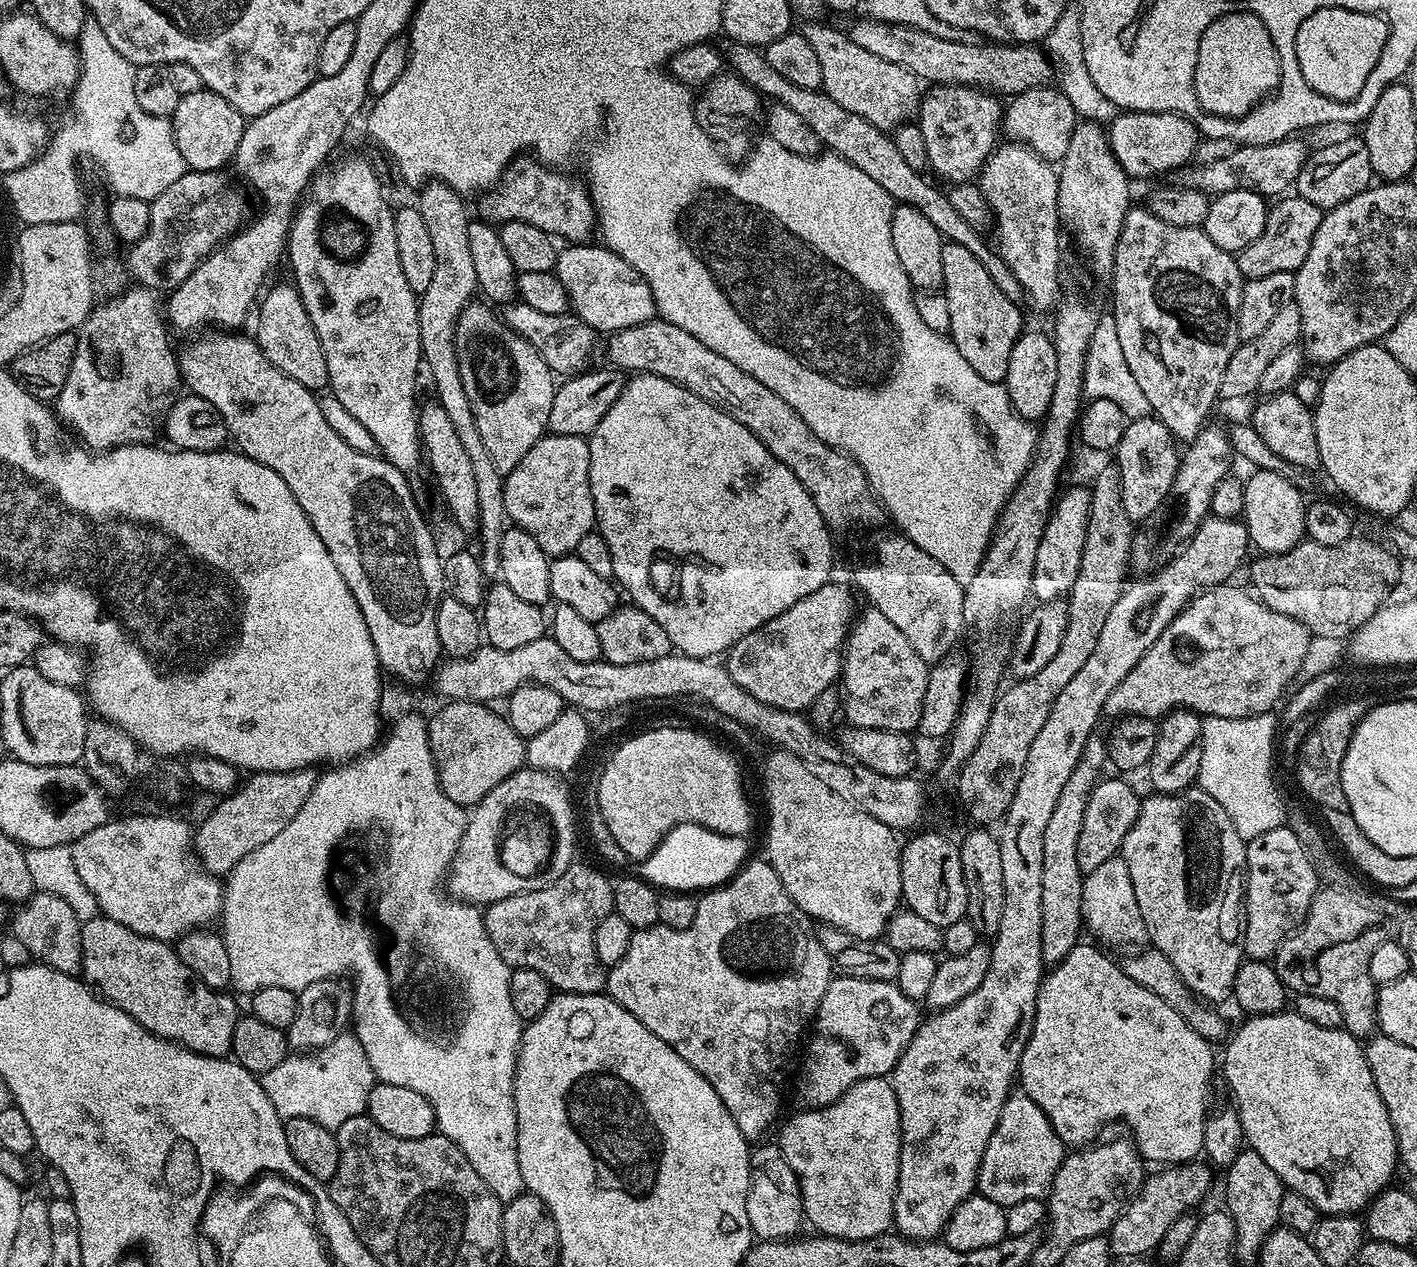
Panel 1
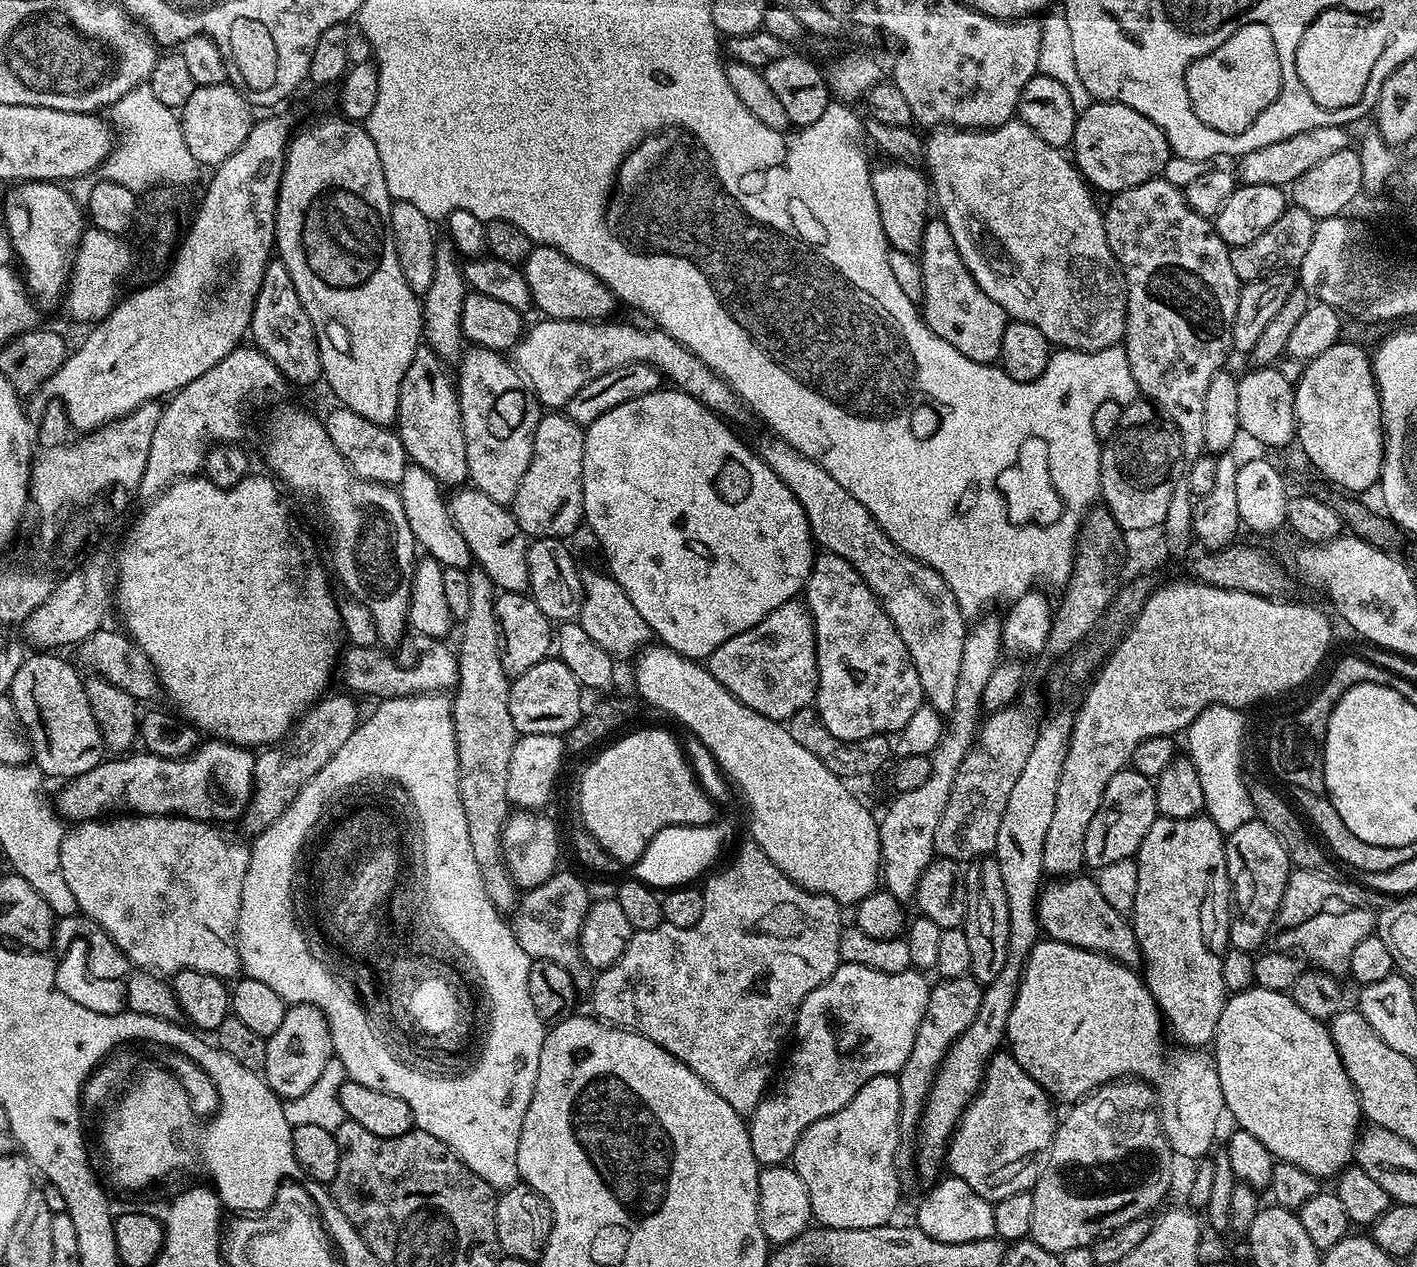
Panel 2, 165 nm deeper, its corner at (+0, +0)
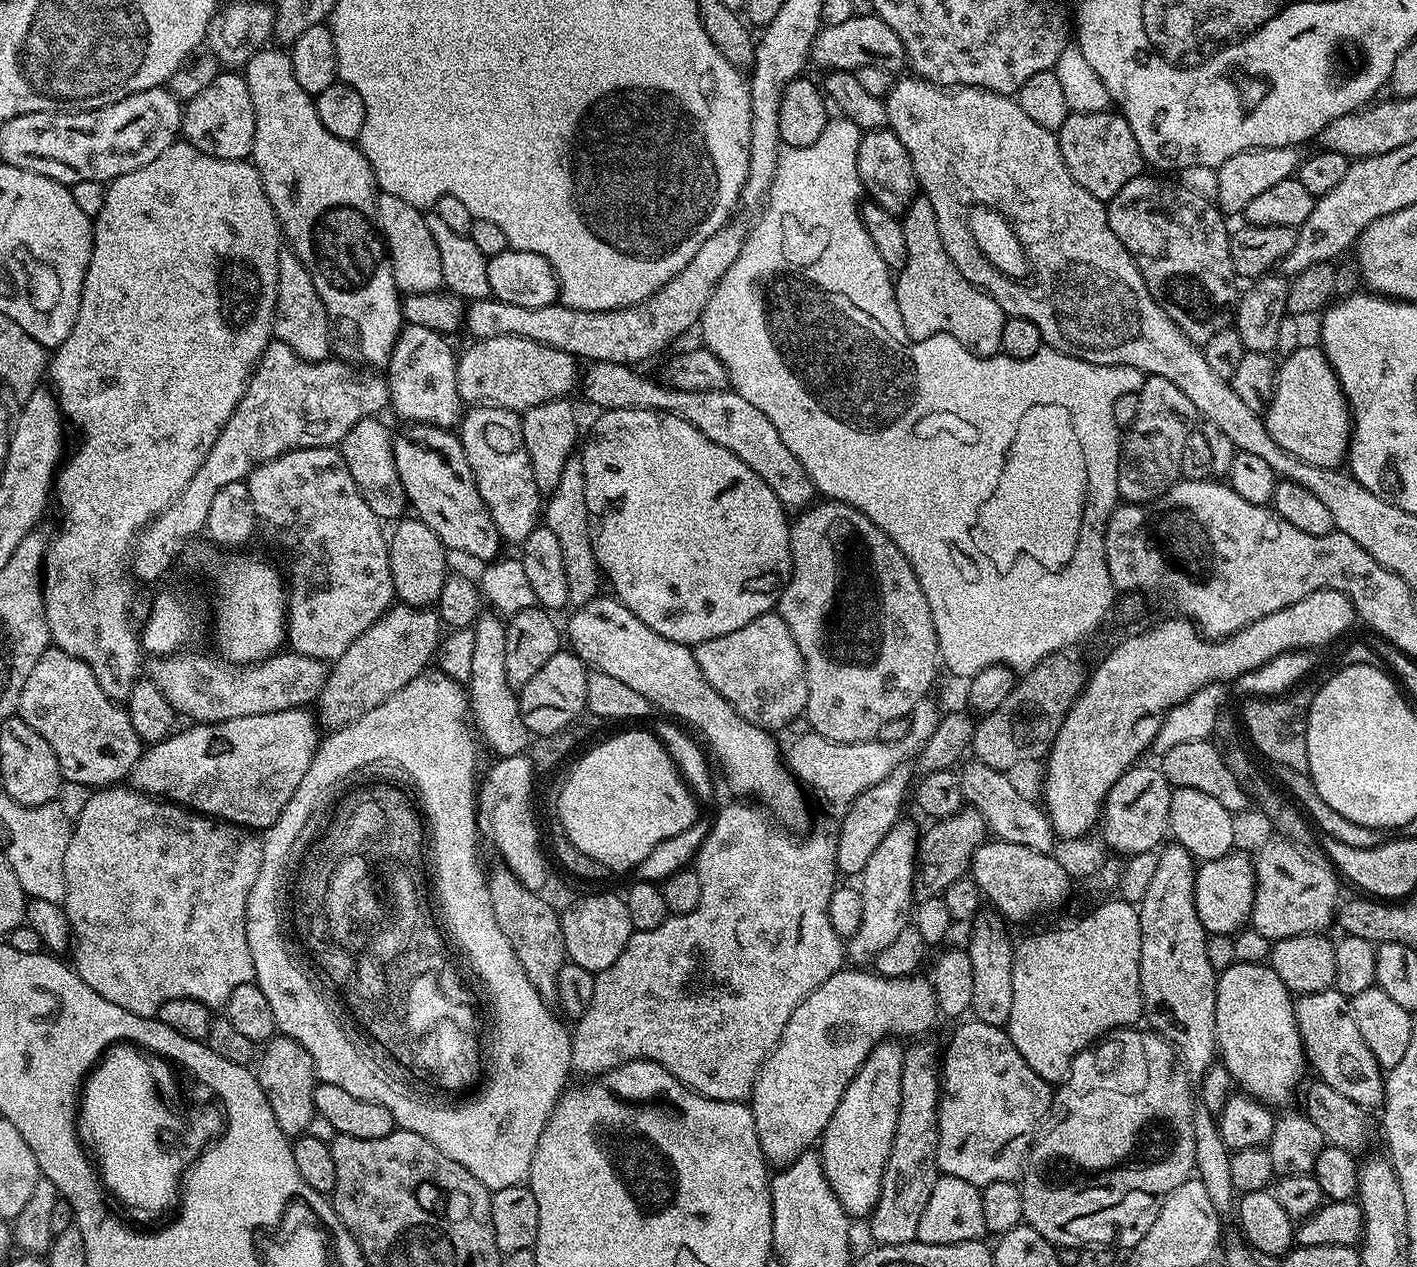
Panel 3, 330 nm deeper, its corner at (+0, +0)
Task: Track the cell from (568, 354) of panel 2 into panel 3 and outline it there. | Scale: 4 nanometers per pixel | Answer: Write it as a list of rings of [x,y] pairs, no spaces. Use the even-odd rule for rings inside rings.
[[[499,336],[476,340],[459,353],[456,361],[458,394],[468,406],[509,408],[523,414],[534,406],[567,397],[568,391],[578,384],[576,364],[577,357],[566,354],[566,350],[554,350],[554,346],[530,338]]]

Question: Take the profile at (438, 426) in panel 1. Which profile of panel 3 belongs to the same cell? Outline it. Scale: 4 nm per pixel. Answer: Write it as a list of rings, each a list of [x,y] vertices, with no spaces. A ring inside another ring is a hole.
[[[405,324],[404,327],[400,329],[400,334],[396,337],[396,345],[392,351],[392,357],[390,357],[386,365],[386,379],[388,382],[388,399],[390,401],[391,411],[396,411],[397,414],[404,419],[404,422],[408,424],[433,424],[439,428],[446,428],[449,430],[455,429],[457,425],[459,425],[462,419],[462,401],[458,394],[458,374],[456,373],[456,361],[458,356],[455,351],[452,353],[452,348],[448,343],[449,341],[445,339],[445,337],[439,336],[434,330],[426,330],[426,326]]]

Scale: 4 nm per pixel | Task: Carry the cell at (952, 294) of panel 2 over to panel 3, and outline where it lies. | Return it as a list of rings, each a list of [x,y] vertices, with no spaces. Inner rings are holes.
[[[922,194],[903,213],[906,230],[906,262],[894,280],[898,314],[911,340],[931,336],[949,336],[966,346],[976,356],[994,356],[1000,352],[1005,314],[980,288],[975,288],[954,266],[946,254],[944,237],[938,230],[938,214],[930,206],[930,198]]]

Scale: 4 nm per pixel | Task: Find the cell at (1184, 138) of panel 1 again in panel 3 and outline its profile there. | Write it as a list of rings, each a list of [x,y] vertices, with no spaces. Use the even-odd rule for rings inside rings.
[[[1119,111],[1074,112],[1062,122],[1058,133],[1062,158],[1078,186],[1090,190],[1094,198],[1110,201],[1126,182],[1145,171],[1146,161],[1140,152],[1138,138]]]

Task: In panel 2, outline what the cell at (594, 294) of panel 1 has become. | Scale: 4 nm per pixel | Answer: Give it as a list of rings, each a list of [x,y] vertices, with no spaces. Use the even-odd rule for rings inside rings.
[[[543,246],[533,247],[531,254],[525,258],[522,267],[526,278],[526,286],[530,286],[533,305],[537,309],[540,307],[544,311],[541,313],[549,320],[590,320],[600,322],[605,318],[611,317],[608,315],[615,308],[618,308],[616,295],[600,279],[594,274],[590,274],[590,270],[586,270],[578,262],[566,258],[566,254],[562,254],[558,250]]]

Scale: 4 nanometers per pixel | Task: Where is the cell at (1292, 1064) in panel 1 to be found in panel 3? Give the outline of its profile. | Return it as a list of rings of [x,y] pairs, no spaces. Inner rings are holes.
[[[1235,963],[1219,973],[1216,982],[1216,1043],[1218,1056],[1241,1093],[1255,1096],[1263,1104],[1288,1104],[1296,1092],[1298,1080],[1306,1072],[1304,1043],[1296,1025],[1293,993],[1267,964]]]

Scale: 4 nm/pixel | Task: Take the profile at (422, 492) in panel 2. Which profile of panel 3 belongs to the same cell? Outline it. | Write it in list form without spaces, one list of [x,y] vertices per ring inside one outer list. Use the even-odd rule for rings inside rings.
[[[483,613],[472,628],[471,674],[466,688],[470,718],[479,737],[481,734],[497,757],[518,756],[527,751],[532,735],[520,715],[519,695],[506,677],[505,623],[495,613],[489,613]]]

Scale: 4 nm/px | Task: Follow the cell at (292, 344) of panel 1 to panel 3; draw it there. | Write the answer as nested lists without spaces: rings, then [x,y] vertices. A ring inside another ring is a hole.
[[[290,250],[281,251],[278,258],[278,286],[276,287],[276,309],[272,334],[281,340],[298,358],[318,362],[327,360],[334,352],[334,333],[328,311],[318,298],[318,290],[314,290],[314,282],[310,282],[310,274],[306,266]]]

